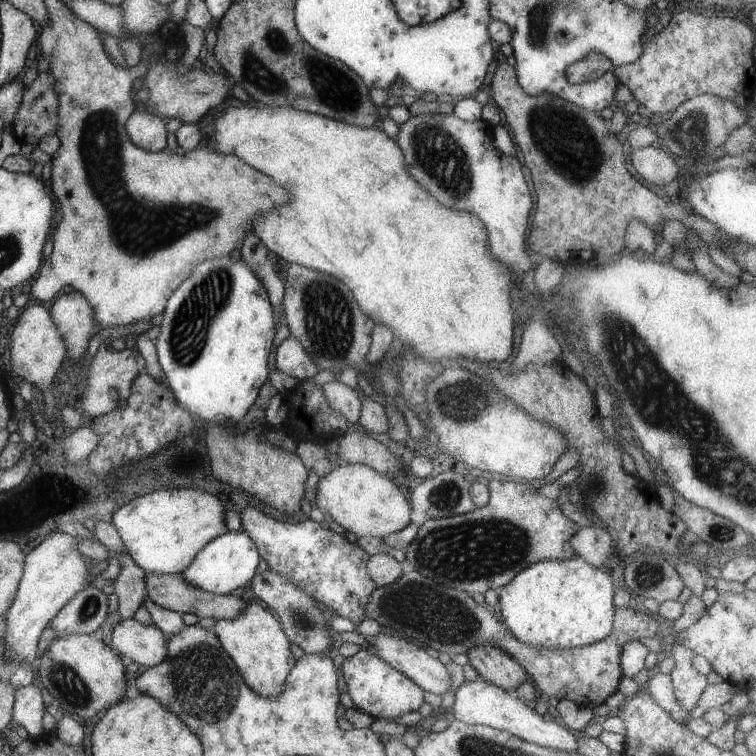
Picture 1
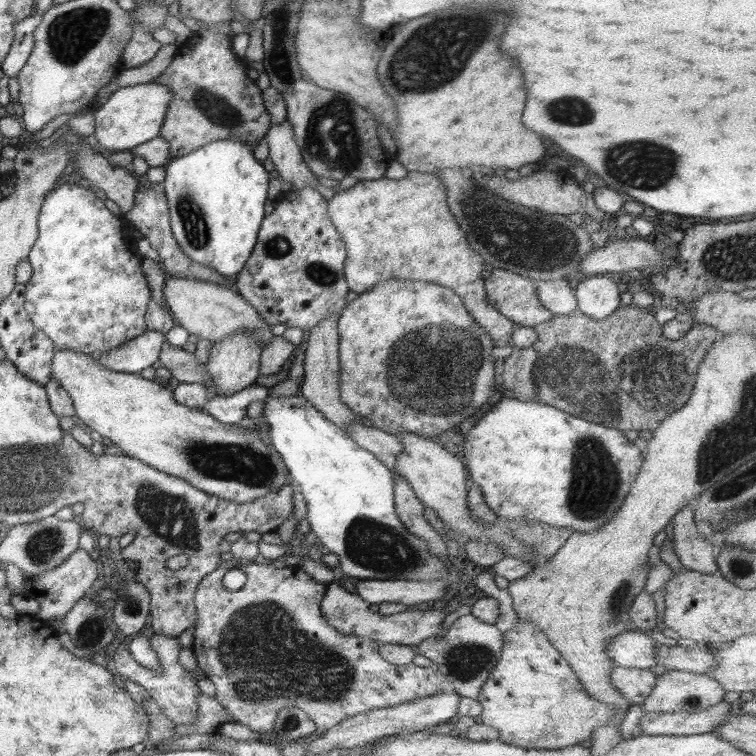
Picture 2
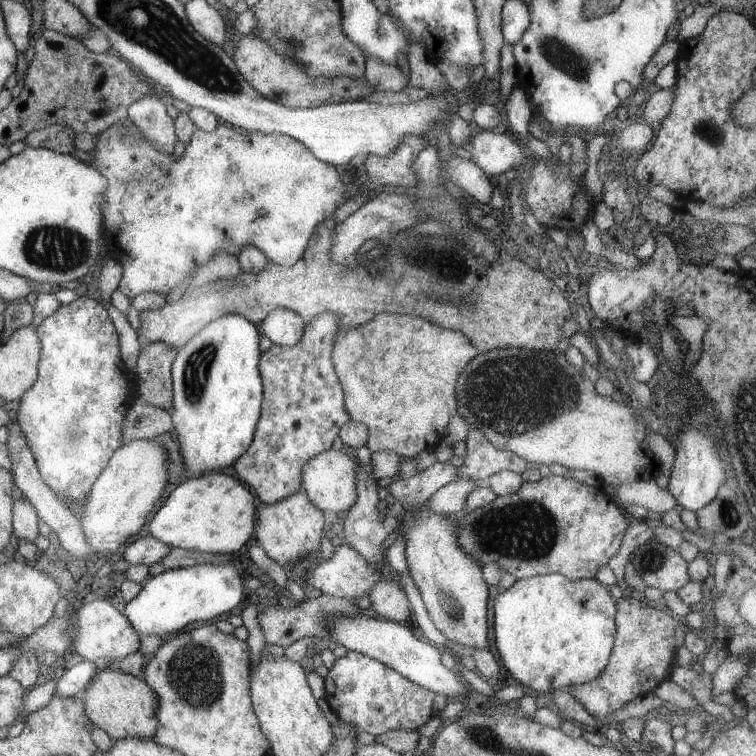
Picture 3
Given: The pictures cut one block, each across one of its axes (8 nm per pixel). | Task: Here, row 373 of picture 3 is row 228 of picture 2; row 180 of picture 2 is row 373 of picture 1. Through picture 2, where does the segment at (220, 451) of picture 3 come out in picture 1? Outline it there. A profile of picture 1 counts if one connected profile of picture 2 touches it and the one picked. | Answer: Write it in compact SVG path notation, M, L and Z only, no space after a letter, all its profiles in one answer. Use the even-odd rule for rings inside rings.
M230 255L205 260L167 300L162 312L162 330L154 341L157 357L166 384L194 417L226 428L236 427L253 407L261 386L269 381L268 362L277 332L273 309L268 291L255 271L243 258L234 262Z

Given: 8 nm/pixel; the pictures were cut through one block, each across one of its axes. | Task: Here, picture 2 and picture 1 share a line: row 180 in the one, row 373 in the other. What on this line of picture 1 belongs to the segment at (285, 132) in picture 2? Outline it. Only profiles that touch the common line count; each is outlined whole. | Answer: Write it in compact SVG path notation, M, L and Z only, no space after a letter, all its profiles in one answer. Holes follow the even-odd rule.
M289 335L276 348L275 366L290 376L297 378L299 383L306 379L312 379L321 368L308 356L303 349L302 343L295 336Z

